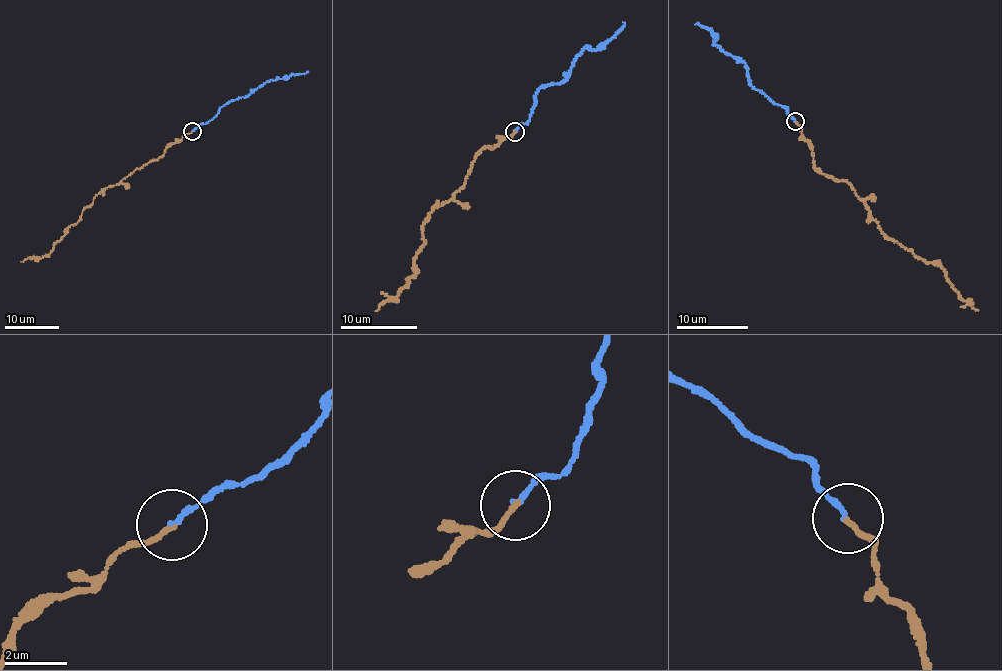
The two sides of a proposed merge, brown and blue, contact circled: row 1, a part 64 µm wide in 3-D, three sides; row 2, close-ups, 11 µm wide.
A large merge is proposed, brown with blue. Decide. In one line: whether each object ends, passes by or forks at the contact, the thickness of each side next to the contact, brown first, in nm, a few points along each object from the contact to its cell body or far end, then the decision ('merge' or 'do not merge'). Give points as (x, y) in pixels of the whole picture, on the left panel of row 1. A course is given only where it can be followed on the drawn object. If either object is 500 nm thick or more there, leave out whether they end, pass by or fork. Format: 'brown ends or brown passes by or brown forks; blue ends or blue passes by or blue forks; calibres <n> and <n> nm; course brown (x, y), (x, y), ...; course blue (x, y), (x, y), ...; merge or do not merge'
brown ends; blue ends; calibres 170 and 170 nm; course brown (193, 131), (172, 143), (156, 159), (109, 185), (85, 208), (76, 223), (68, 228), (48, 254), (20, 261); course blue (193, 131), (211, 119), (228, 101), (243, 97), (275, 79), (307, 72); merge

